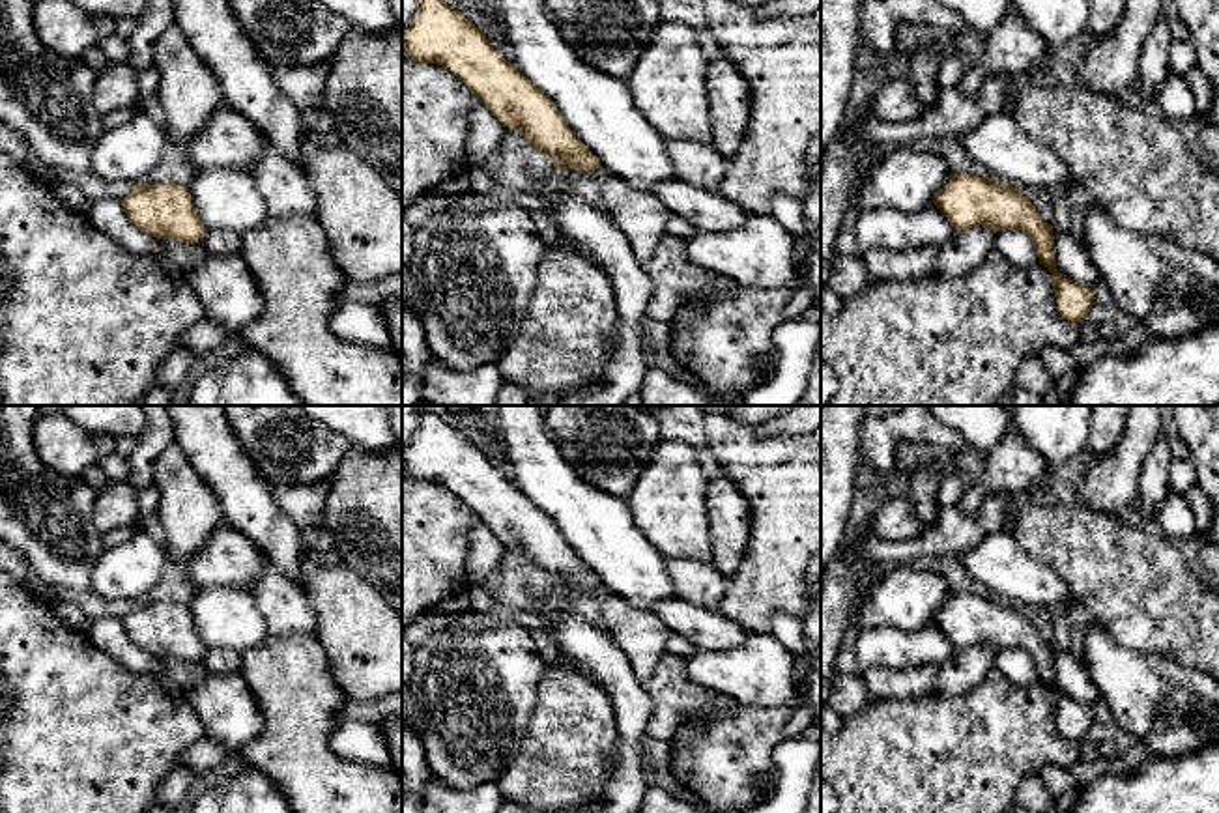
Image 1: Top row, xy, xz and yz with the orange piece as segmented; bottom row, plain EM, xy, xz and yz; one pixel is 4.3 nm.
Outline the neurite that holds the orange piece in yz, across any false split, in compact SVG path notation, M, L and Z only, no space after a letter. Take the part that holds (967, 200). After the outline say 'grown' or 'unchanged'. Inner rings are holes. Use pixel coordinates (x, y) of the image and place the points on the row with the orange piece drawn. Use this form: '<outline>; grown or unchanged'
M952 174L935 194L933 204L955 230L989 226L997 230L1023 230L1034 241L1040 264L1054 278L1056 310L1073 323L1083 323L1094 303L1094 290L1062 275L1054 264L1053 226L1043 222L1021 189L980 178Z; unchanged

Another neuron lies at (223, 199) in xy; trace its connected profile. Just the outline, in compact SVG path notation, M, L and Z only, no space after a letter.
M228 168L194 170L189 183L194 211L208 230L245 234L269 215L251 174Z

